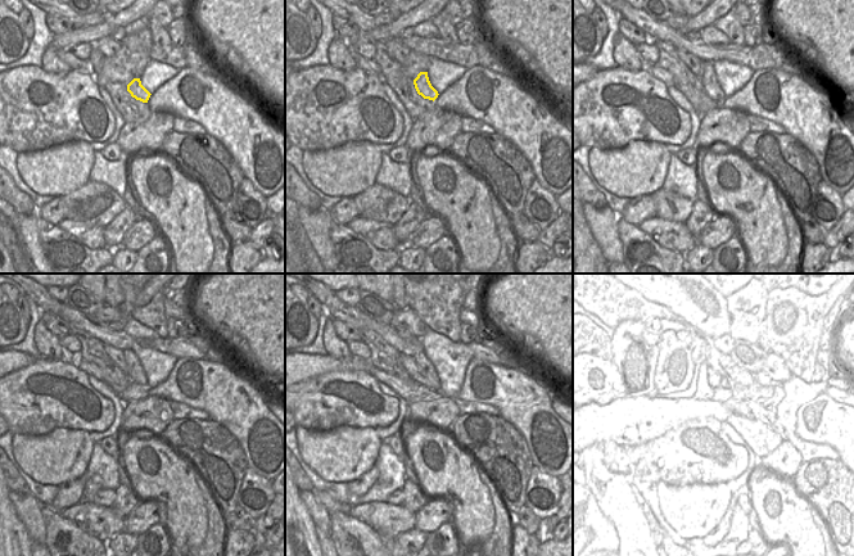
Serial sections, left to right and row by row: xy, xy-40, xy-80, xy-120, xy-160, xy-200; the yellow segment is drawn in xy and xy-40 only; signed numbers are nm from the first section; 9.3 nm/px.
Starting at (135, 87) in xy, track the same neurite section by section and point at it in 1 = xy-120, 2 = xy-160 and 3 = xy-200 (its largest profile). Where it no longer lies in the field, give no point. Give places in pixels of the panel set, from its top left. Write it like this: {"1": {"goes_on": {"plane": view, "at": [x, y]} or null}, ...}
{"1": {"goes_on": {"plane": "xy-120", "at": [135, 371]}}, "2": {"goes_on": {"plane": "xy-160", "at": [412, 347]}}, "3": {"goes_on": {"plane": "xy-200", "at": [699, 342]}}}

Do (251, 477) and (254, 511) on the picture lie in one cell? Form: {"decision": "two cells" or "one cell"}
{"decision": "one cell"}

